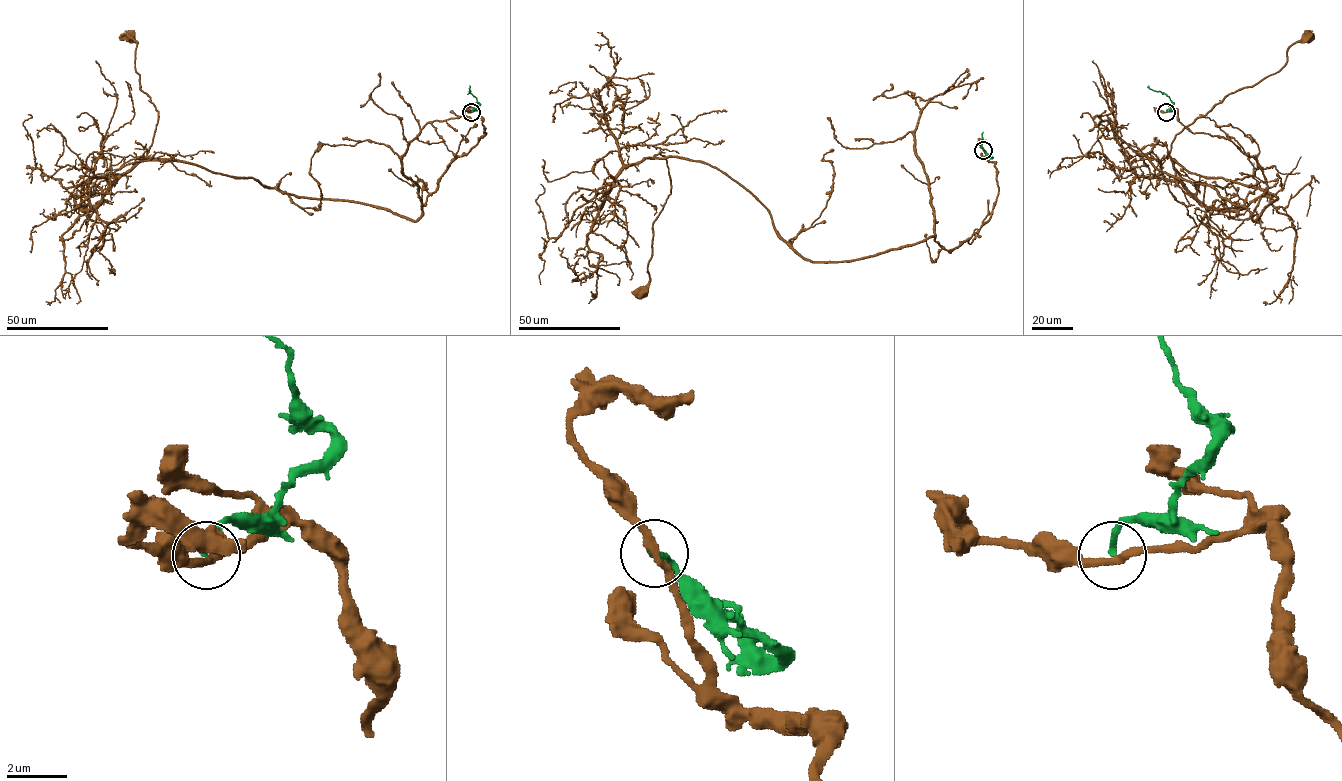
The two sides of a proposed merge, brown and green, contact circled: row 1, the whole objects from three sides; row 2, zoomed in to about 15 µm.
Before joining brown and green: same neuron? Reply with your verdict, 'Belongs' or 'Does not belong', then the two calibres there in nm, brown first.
Does not belong. Thickness 240 nm (brown) against 190 nm

